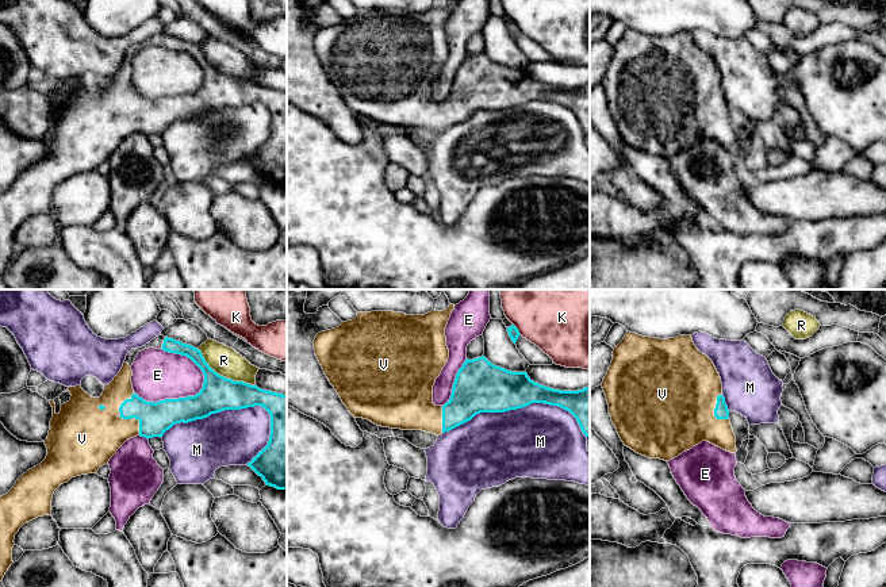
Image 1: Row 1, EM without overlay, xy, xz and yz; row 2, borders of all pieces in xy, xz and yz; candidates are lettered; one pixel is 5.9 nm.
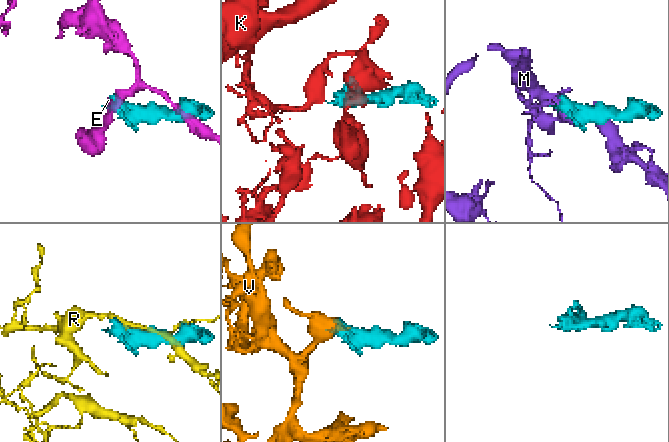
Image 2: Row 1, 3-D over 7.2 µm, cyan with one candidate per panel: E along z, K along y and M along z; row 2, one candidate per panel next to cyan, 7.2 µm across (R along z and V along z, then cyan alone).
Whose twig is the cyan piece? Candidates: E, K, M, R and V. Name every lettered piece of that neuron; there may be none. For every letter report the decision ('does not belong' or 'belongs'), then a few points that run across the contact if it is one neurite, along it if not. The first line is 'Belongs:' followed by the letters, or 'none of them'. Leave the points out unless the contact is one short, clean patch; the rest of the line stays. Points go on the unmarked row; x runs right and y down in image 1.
Belongs: V
E: does not belong
K: does not belong
M: does not belong
R: does not belong
V: belongs

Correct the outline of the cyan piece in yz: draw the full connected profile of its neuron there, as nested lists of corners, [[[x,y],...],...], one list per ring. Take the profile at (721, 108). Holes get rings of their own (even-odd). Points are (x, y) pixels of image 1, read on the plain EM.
[[[628,28],[613,47],[613,57],[602,85],[621,138],[641,153],[670,158],[702,138],[730,150],[737,149],[720,70],[713,58],[697,46],[691,32],[660,37]]]

